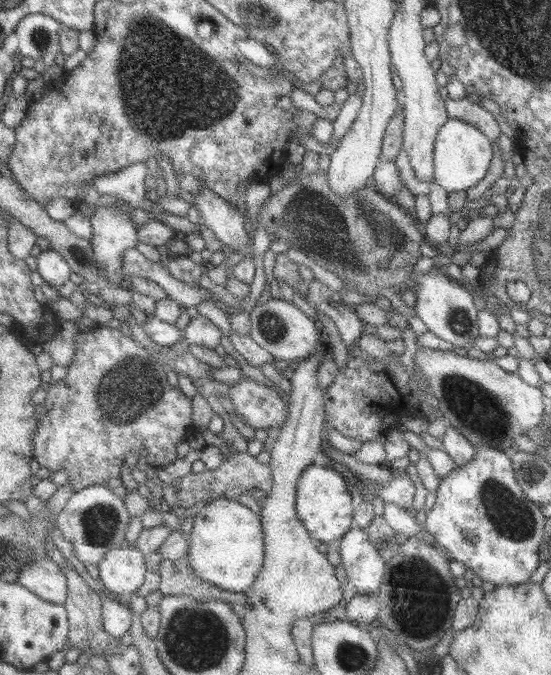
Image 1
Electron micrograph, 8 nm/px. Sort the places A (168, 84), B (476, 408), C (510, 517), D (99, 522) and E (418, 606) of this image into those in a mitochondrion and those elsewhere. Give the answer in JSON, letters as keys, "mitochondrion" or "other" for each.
{"A":"mitochondrion","B":"mitochondrion","C":"mitochondrion","D":"mitochondrion","E":"mitochondrion"}

